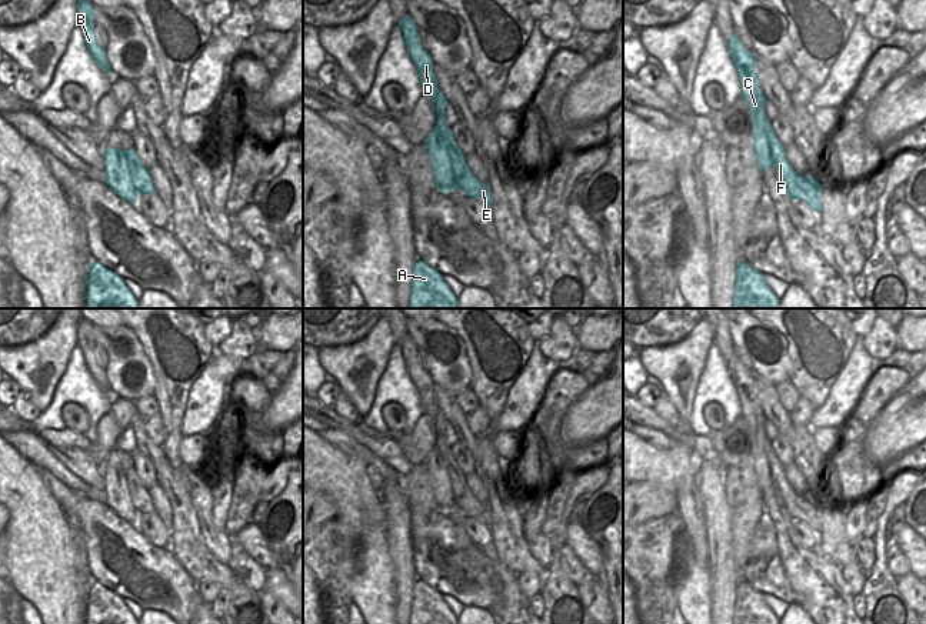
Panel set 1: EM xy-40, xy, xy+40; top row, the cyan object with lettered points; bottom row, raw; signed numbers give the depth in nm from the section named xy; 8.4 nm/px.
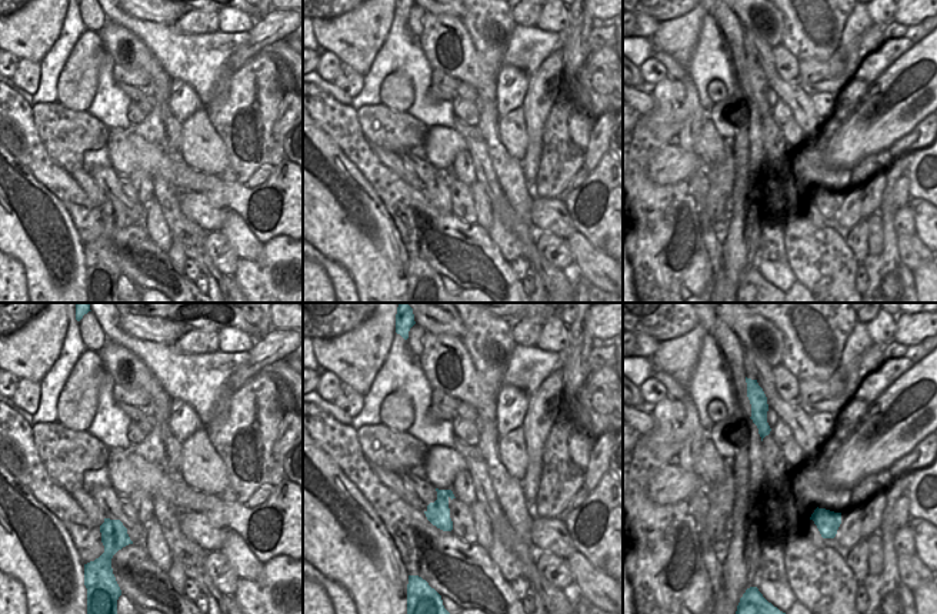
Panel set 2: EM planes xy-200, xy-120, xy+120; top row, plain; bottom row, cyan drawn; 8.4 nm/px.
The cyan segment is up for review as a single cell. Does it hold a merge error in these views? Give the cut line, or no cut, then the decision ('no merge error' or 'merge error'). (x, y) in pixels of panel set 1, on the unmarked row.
cut xy (450, 449), (443, 454), (443, 460), (456, 506); merge error

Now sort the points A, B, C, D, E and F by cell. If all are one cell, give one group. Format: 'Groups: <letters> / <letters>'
Groups: A B C D / E F.

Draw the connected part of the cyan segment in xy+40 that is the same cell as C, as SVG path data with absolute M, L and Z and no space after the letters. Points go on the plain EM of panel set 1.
M736 353L727 360L726 364L739 394L742 417L750 428L753 467L756 470L759 488L763 494L765 490L773 485L773 477L767 461L767 454L773 447L765 433L765 424L767 420L757 401L756 376L745 370Z

